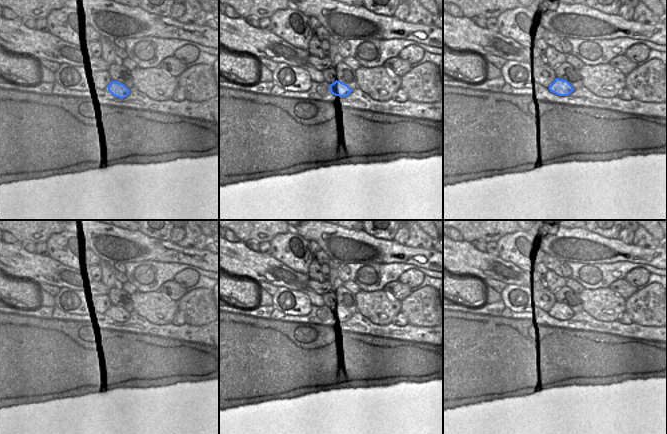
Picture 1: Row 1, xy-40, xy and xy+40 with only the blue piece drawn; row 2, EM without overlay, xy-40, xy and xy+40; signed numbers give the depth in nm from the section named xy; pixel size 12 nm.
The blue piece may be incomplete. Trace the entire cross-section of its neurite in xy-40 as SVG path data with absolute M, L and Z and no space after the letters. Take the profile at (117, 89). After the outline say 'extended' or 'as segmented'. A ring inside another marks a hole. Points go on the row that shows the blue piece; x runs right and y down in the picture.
M112 81L108 86L108 91L115 97L123 99L130 94L130 89L128 89L124 84L117 81Z; as segmented

